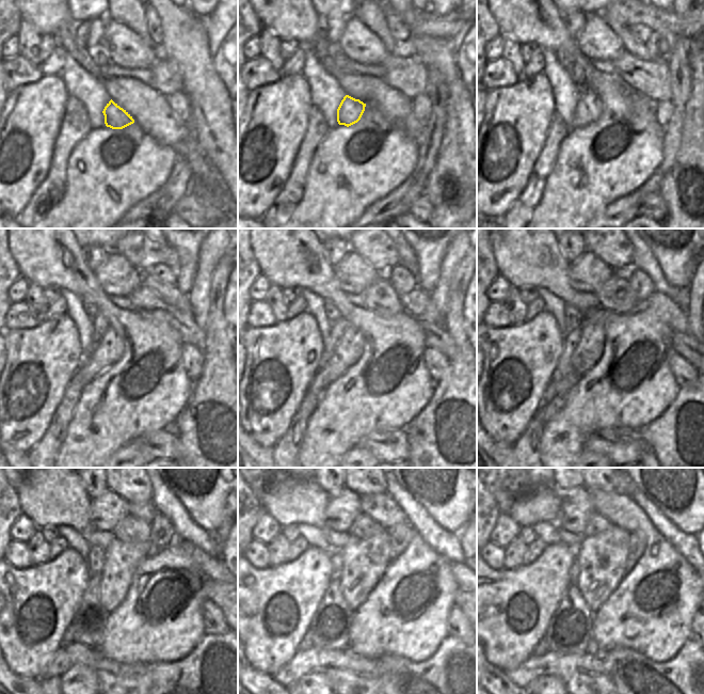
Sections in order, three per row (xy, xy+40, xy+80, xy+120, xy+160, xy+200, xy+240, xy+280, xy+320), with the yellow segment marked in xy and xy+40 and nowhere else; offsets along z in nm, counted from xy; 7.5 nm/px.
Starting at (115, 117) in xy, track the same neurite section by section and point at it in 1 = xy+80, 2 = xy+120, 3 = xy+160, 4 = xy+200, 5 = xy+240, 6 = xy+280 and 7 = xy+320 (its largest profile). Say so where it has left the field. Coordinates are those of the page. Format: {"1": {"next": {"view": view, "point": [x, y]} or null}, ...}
{"1": {"next": {"view": "xy+80", "point": [589, 108]}}, "2": {"next": {"view": "xy+120", "point": [110, 349]}}, "3": {"next": {"view": "xy+160", "point": [349, 350]}}, "4": {"next": {"view": "xy+200", "point": [590, 347]}}, "5": {"next": {"view": "xy+240", "point": [122, 560]}}, "6": {"next": {"view": "xy+280", "point": [365, 561]}}, "7": {"next": {"view": "xy+320", "point": [602, 558]}}}

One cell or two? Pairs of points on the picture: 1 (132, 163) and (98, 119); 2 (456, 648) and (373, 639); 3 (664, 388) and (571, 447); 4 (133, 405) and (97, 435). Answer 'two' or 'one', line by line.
1: two
2: two
3: one
4: one

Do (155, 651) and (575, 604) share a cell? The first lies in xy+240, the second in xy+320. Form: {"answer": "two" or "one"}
{"answer": "two"}

